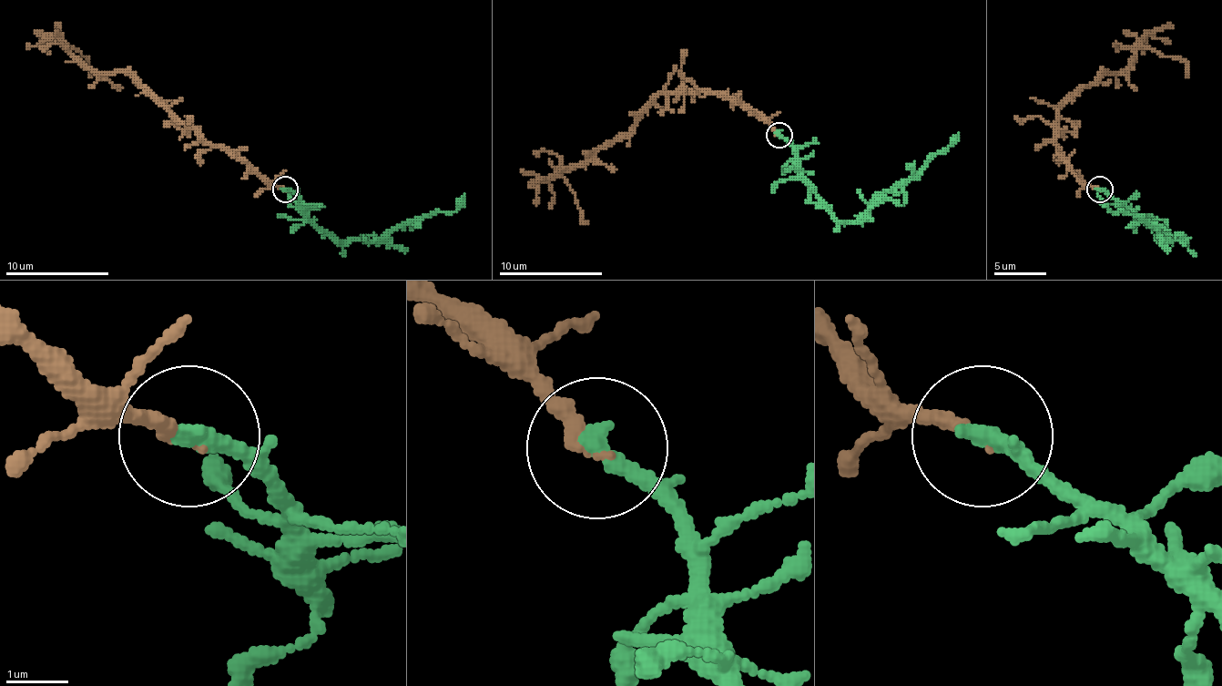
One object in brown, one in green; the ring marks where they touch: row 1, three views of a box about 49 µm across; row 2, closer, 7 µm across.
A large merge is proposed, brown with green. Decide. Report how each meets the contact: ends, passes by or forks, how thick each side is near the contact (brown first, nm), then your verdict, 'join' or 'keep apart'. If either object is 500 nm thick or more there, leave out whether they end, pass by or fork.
brown ends there; green ends there; 200 nm thick on the brown side, 320 nm on the other; join

